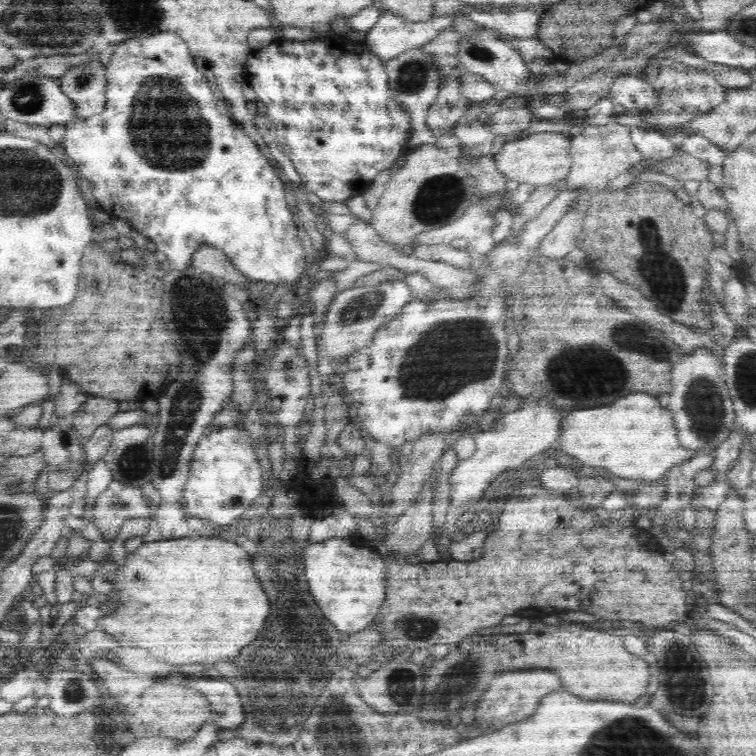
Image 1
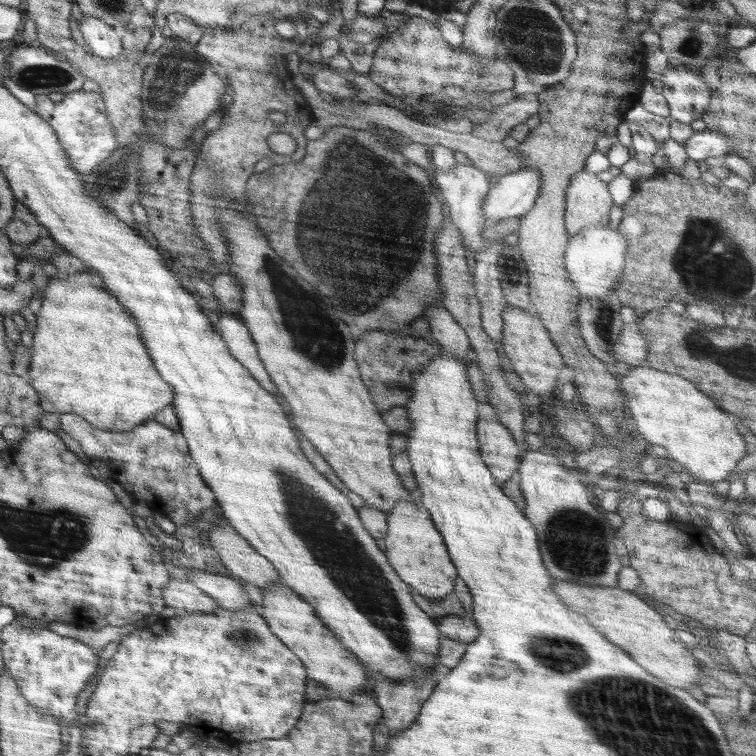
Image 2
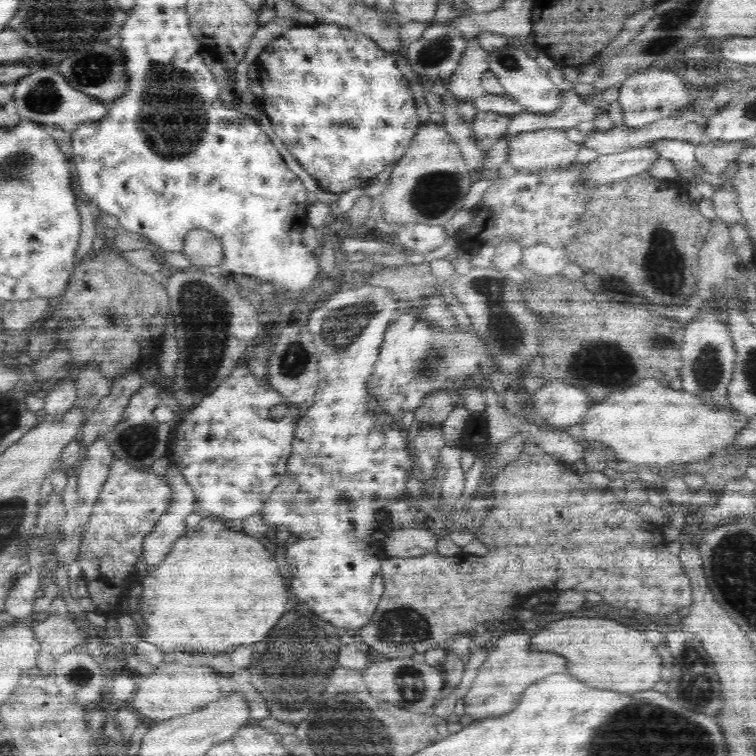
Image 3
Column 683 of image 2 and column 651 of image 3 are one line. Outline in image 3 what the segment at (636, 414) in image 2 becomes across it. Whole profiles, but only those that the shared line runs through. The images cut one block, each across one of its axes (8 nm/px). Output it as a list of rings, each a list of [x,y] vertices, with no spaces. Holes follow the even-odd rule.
[[[646,378],[646,380],[641,380],[640,384],[634,384],[622,392],[610,394],[604,402],[599,402],[590,410],[586,410],[586,414],[580,422],[581,439],[589,444],[602,444],[613,451],[612,460],[622,460],[633,466],[666,468],[679,464],[698,463],[715,454],[717,450],[732,447],[736,434],[748,426],[748,417],[730,409],[728,402],[726,402],[726,406],[718,407],[718,405],[712,405],[684,390],[672,390],[664,384],[660,384],[660,386],[658,384],[660,382],[656,378]]]

